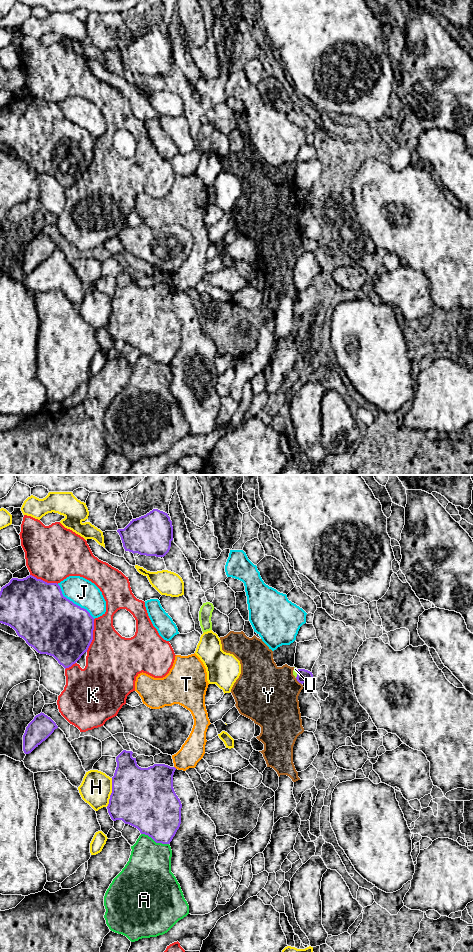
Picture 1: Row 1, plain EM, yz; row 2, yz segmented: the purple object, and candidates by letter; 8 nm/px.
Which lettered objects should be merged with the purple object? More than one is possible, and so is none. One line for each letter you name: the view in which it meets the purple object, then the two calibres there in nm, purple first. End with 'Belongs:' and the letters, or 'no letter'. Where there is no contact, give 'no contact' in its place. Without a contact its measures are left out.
Belongs: no letter

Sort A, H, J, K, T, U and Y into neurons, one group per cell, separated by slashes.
A / H / J / K / T / U / Y

